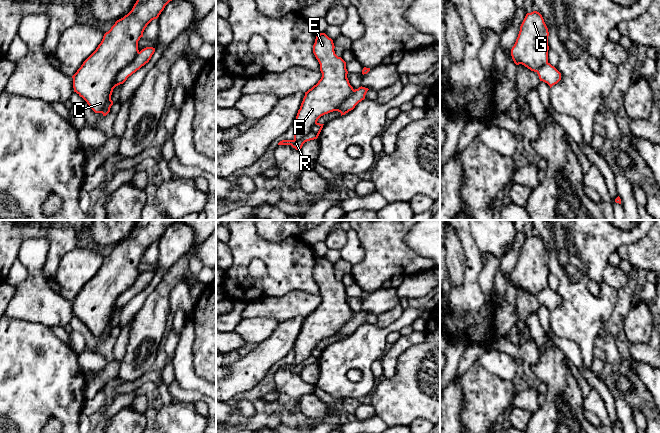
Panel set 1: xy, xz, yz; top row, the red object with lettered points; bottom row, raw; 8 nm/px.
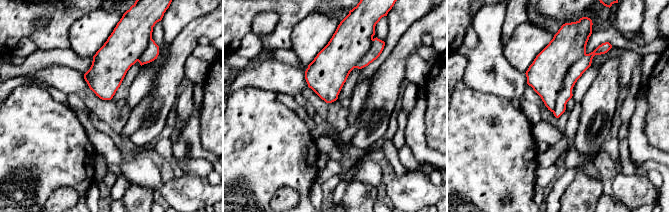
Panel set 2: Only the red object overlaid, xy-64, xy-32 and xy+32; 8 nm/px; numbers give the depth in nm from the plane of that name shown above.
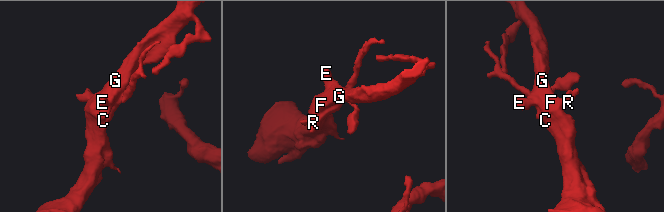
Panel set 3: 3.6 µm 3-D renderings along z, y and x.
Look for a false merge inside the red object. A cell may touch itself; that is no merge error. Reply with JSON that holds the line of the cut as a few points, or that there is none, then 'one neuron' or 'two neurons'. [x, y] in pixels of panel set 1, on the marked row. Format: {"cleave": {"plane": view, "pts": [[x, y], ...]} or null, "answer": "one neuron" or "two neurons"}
{"cleave": {"plane": "xy", "pts": [[139, 52], [117, 74], [111, 91]]}, "answer": "two neurons"}

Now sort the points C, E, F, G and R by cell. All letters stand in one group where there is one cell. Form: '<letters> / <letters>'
C E F G / R

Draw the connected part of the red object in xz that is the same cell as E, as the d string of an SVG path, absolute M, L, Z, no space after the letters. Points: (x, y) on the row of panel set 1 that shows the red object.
M325 33L317 34L313 45L313 53L320 64L322 77L316 85L305 92L293 124L295 141L308 135L321 116L335 111L354 91L347 78L346 62L335 54L334 48L333 40Z

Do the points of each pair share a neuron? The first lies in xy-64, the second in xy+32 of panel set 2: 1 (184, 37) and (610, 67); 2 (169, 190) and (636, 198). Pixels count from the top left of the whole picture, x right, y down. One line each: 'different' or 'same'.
1: same
2: same

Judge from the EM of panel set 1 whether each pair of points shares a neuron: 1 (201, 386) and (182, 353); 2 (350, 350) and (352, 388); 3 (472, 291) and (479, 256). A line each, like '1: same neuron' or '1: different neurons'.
1: same neuron
2: same neuron
3: same neuron

